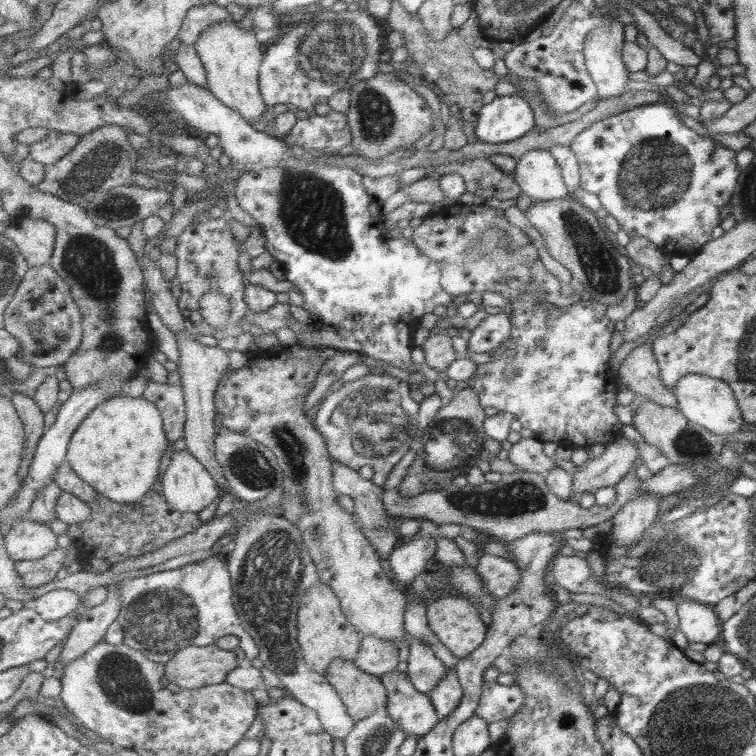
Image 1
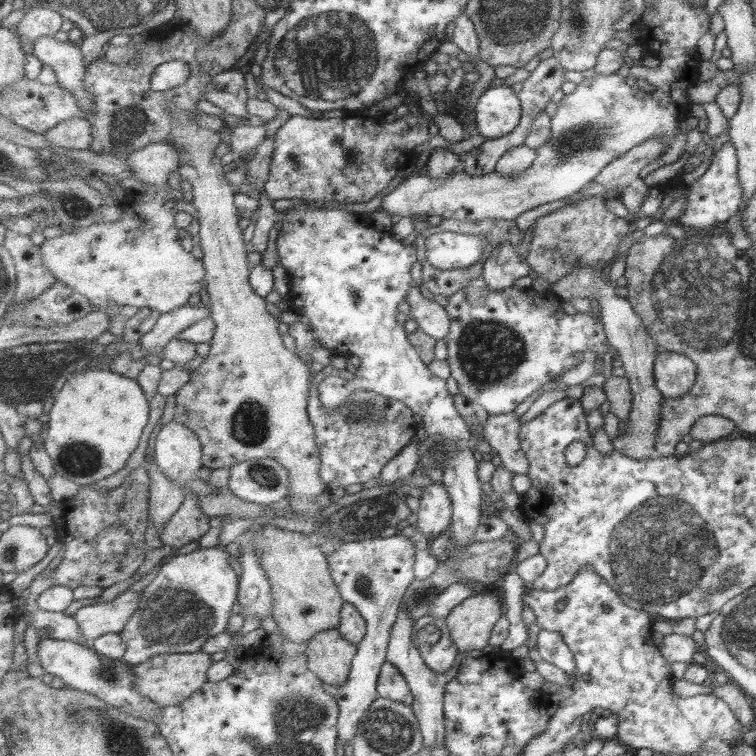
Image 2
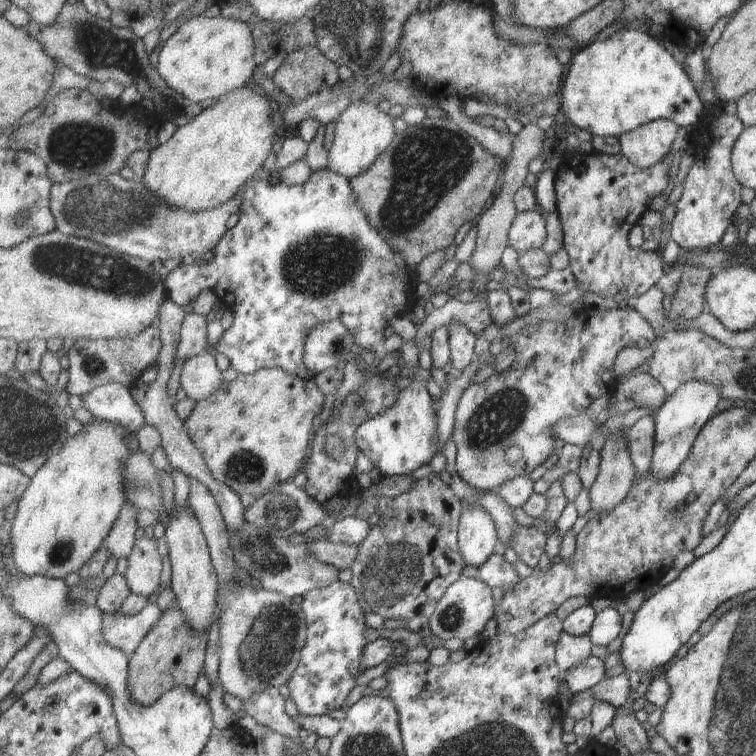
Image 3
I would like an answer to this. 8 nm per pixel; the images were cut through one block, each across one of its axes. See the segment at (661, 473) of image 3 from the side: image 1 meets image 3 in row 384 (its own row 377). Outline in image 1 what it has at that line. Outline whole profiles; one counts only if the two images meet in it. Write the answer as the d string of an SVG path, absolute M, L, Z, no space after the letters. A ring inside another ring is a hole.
M694 374L680 376L672 393L678 411L689 422L705 428L715 436L736 433L744 422L732 390L722 380Z

